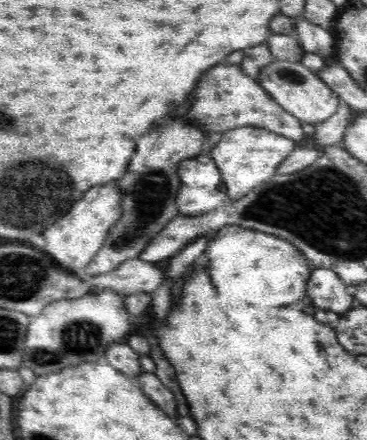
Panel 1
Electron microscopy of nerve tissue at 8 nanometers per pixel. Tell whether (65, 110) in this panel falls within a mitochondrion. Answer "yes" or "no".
no

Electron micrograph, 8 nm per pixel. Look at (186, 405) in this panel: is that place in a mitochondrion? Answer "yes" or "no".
no

